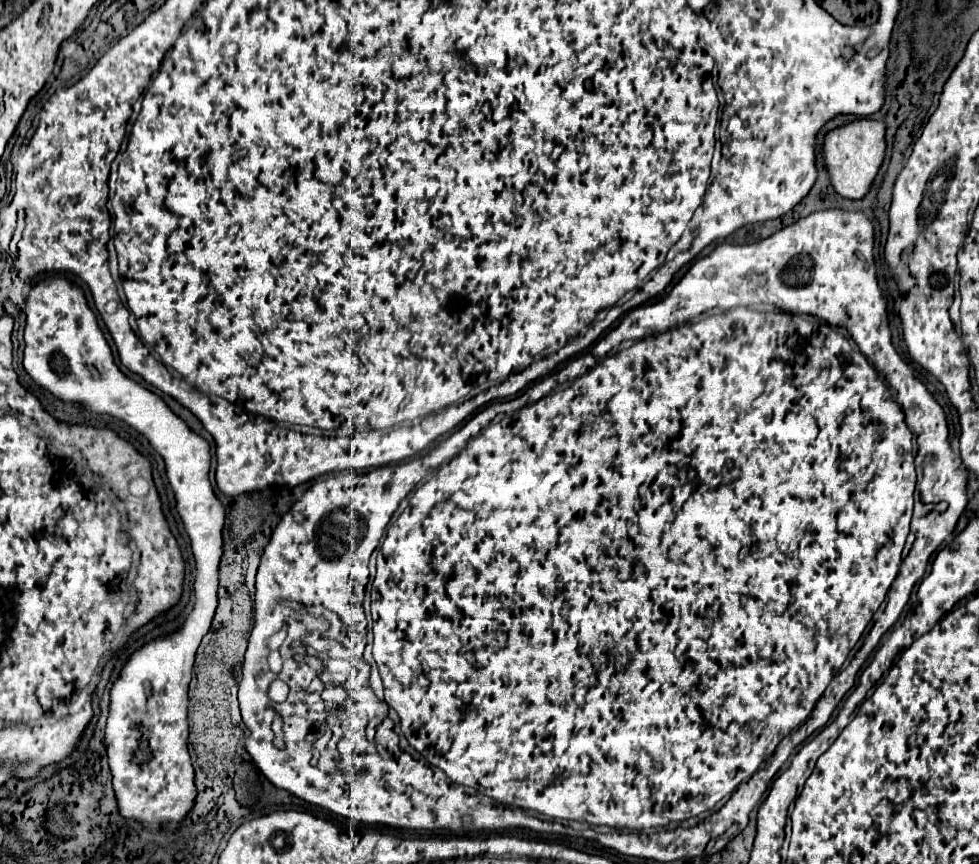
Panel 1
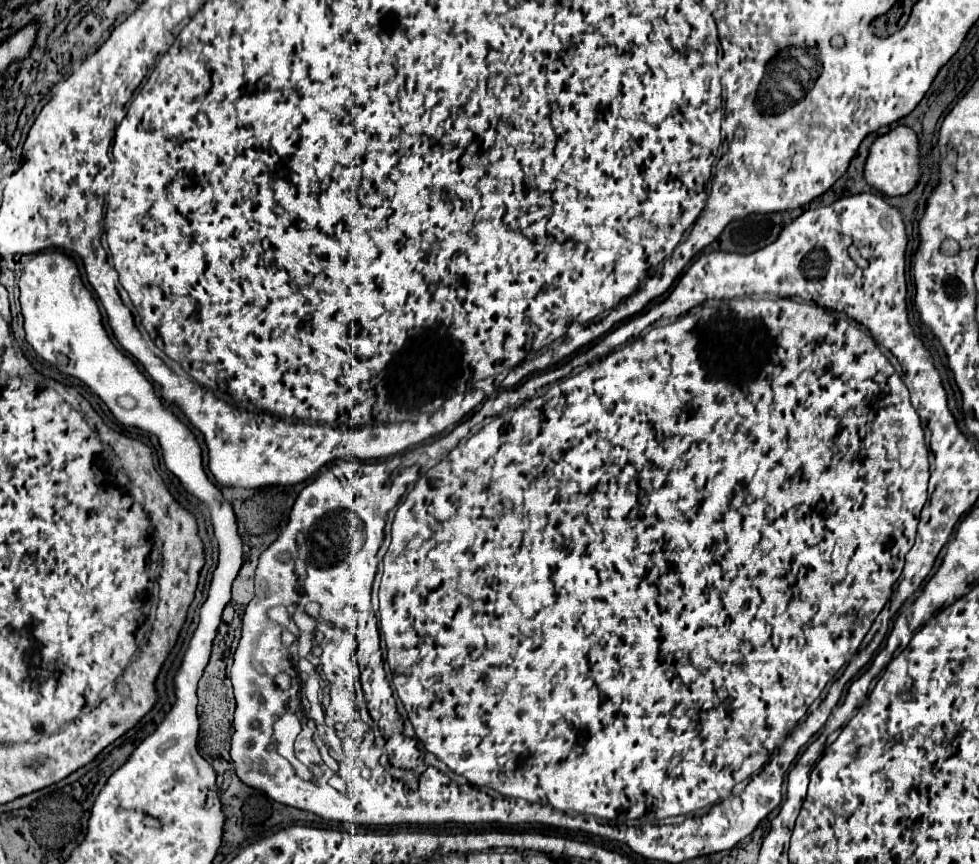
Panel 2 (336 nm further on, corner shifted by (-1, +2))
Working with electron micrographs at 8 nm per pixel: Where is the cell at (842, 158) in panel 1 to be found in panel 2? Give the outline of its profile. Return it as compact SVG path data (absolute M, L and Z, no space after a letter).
M898 126L892 132L876 138L876 142L870 148L866 166L864 166L864 176L870 186L874 186L878 192L886 196L902 196L914 190L918 184L922 170L920 170L920 142L918 136L912 128L908 126Z

